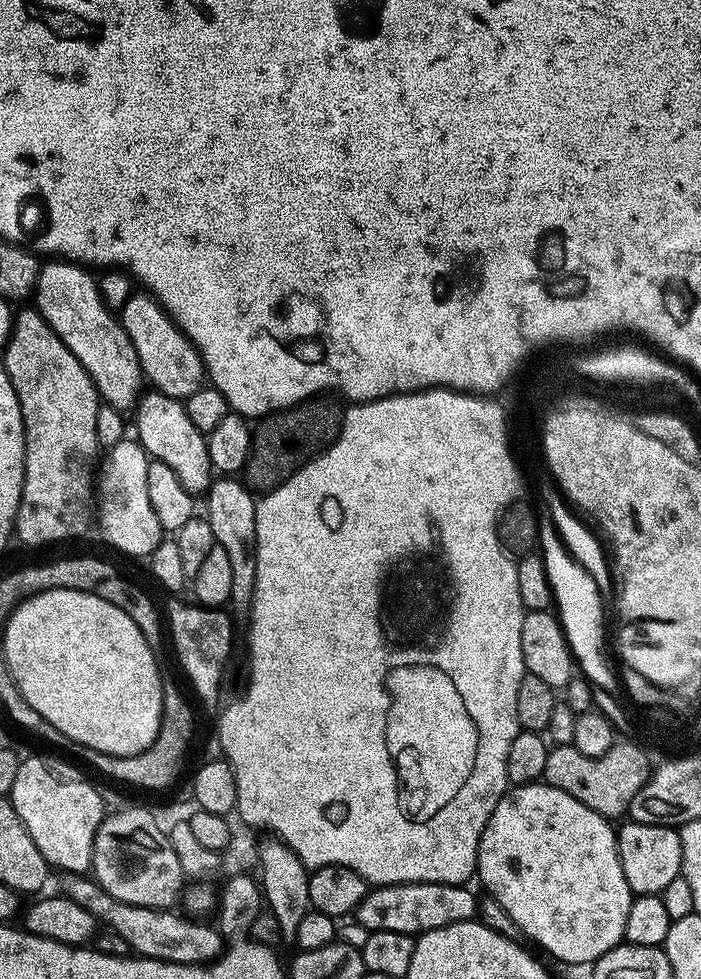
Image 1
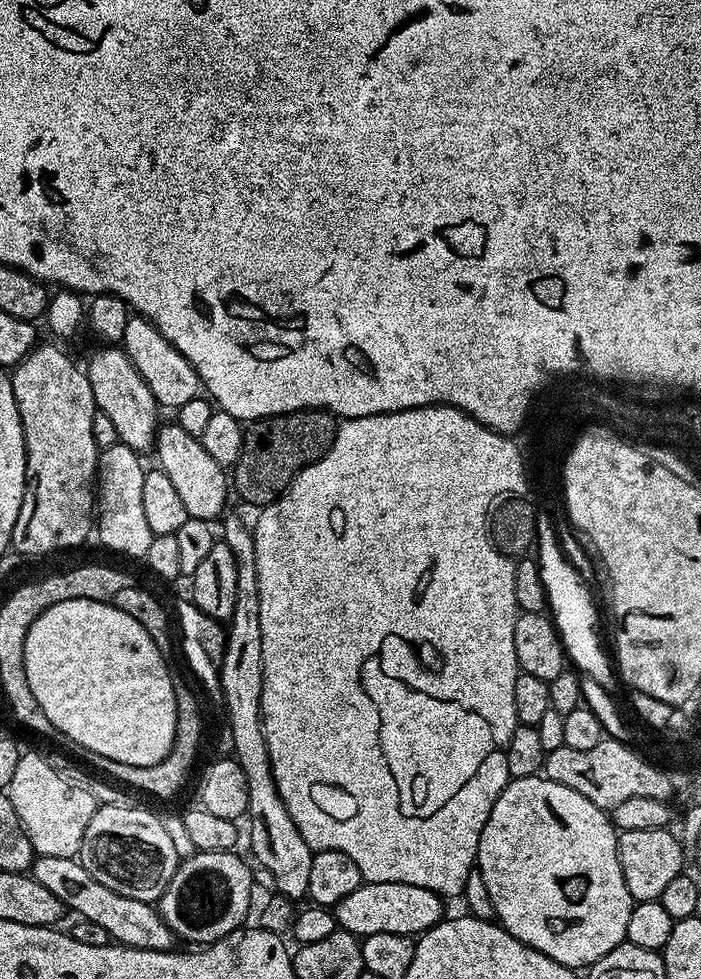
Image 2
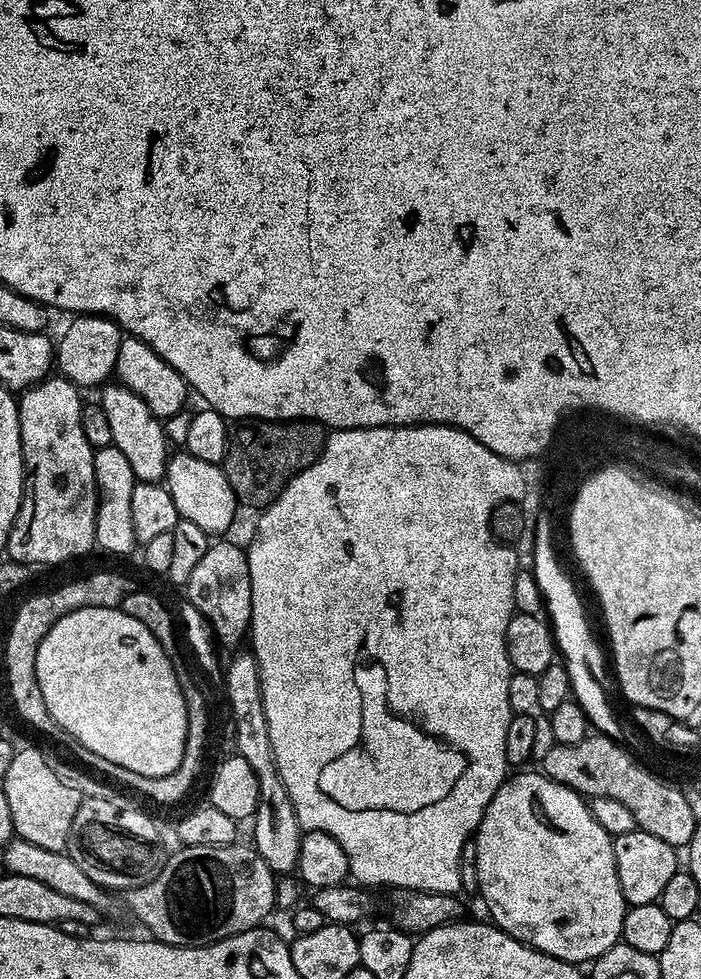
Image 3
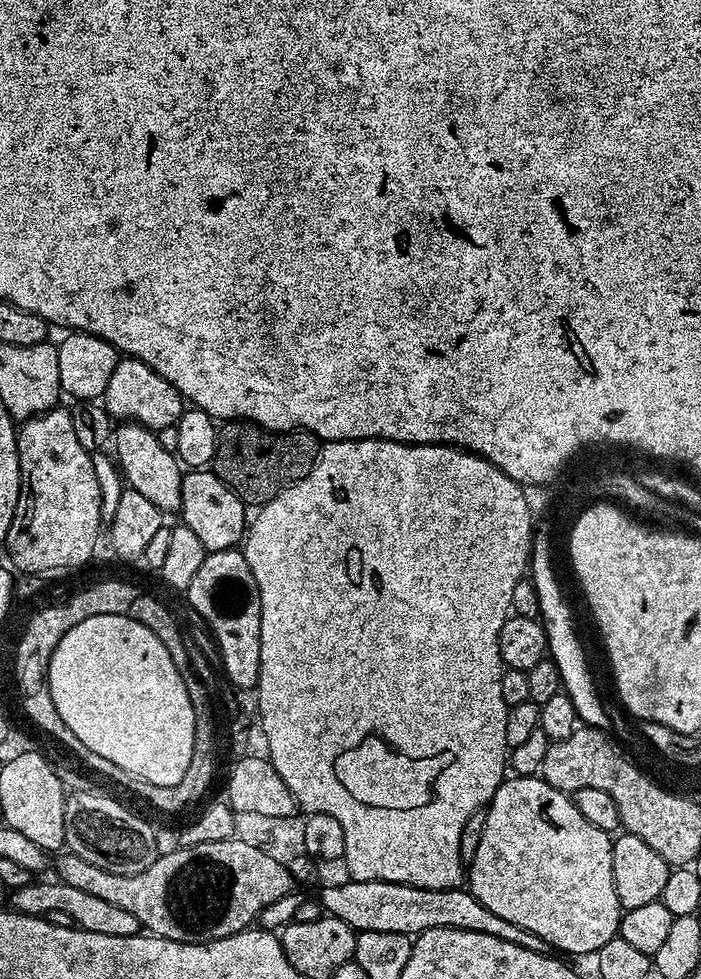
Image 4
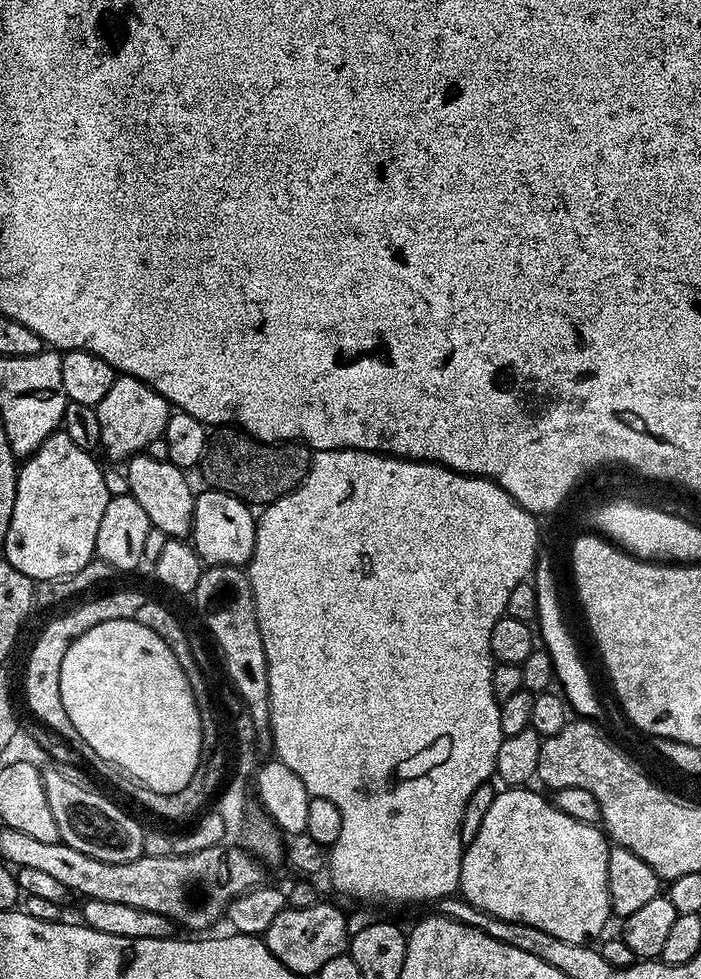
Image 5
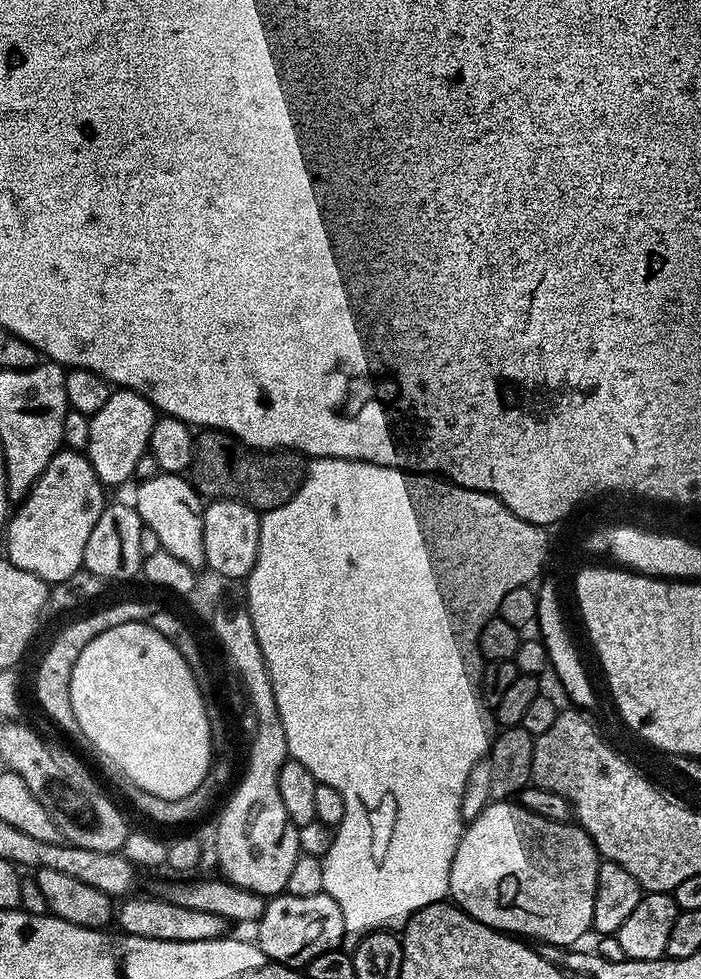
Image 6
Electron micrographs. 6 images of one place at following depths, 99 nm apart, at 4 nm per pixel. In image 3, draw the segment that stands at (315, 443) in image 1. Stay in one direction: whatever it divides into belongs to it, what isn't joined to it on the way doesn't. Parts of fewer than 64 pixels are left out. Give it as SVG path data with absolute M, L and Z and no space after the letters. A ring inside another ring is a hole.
M307 420L244 422L228 433L228 449L223 469L237 501L263 510L276 501L282 490L299 472L309 468L324 448L326 429L323 424Z

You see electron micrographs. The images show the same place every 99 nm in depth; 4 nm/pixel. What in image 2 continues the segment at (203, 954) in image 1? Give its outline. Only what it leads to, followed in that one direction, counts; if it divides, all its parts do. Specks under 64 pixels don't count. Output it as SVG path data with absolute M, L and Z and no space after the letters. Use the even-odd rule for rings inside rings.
M36 856L30 864L30 875L54 898L63 902L65 909L71 910L75 915L94 922L94 926L102 926L106 934L118 944L125 944L128 948L145 948L146 950L158 950L159 952L171 952L177 943L177 936L164 921L164 917L152 904L142 902L138 898L126 898L110 886L102 886L81 866L76 858L50 858L49 856Z

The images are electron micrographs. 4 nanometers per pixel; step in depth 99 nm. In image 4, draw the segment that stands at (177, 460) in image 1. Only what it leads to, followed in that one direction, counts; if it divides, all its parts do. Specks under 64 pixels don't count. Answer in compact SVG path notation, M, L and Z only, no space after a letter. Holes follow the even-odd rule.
M188 470L182 478L182 502L178 509L179 519L202 541L210 552L235 548L246 535L246 506L211 470Z

